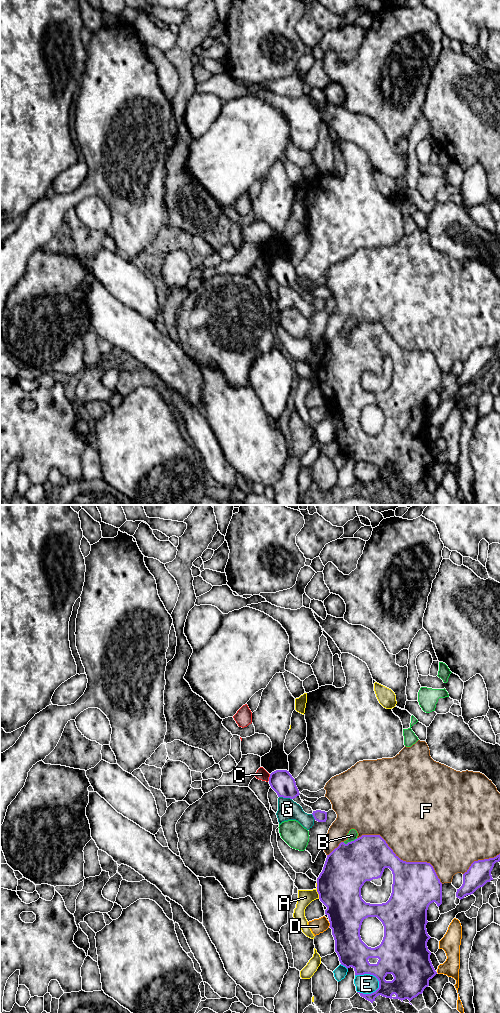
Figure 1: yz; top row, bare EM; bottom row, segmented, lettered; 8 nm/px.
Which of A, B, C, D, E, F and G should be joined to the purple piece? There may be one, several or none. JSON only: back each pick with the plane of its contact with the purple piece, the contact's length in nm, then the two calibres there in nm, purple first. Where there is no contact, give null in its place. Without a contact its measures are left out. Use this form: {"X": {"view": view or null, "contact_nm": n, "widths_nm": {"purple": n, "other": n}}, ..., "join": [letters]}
{"join": []}

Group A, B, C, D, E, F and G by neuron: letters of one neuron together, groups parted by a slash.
A / B / C / D / E / F / G

